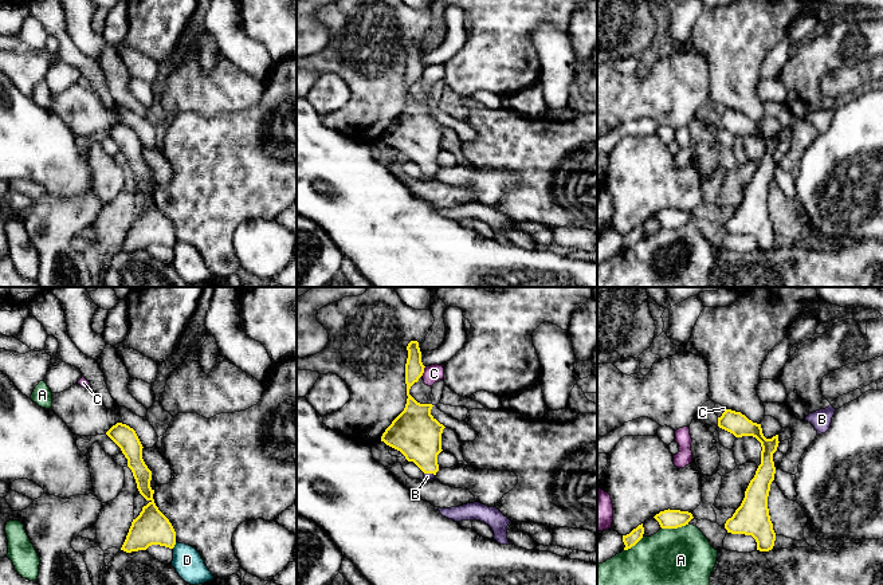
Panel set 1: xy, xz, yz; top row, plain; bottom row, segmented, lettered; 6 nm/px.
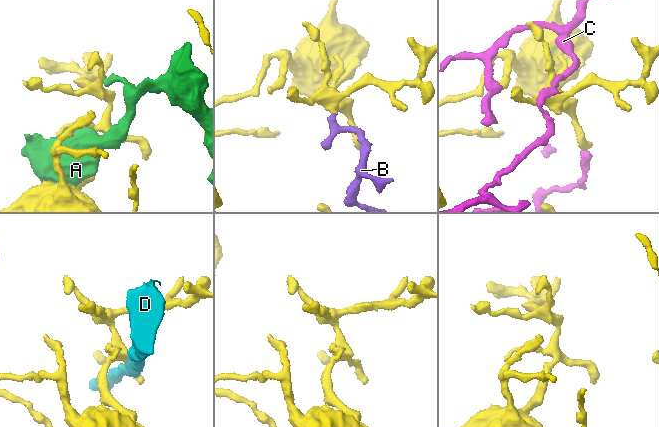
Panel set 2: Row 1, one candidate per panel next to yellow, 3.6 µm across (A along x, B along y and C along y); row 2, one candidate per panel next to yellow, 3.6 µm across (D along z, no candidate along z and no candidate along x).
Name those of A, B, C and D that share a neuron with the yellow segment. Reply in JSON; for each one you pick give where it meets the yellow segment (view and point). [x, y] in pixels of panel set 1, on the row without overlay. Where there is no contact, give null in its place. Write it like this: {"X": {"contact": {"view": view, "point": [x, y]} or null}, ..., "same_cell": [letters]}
{"B": {"contact": {"view": "xz", "point": [430, 172]}}, "same_cell": ["B"]}

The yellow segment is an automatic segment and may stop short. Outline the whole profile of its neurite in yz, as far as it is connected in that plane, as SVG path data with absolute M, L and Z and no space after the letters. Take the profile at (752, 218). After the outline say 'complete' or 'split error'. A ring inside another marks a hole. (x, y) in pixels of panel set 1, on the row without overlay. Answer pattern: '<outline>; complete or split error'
M726 109L718 117L718 126L733 133L735 137L753 136L761 142L761 164L745 191L741 205L726 220L725 228L731 233L751 235L757 242L757 250L769 251L776 240L768 208L768 196L776 173L773 153L780 142L778 134L766 138L761 123L753 122L741 111L731 109Z; complete

